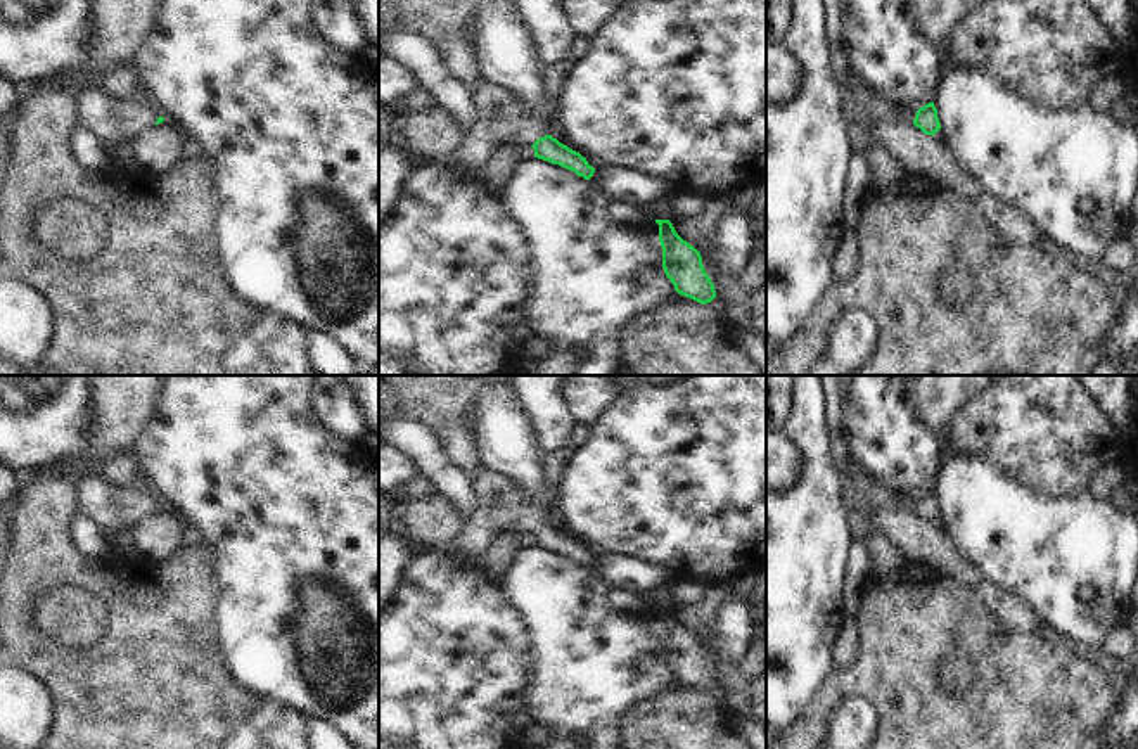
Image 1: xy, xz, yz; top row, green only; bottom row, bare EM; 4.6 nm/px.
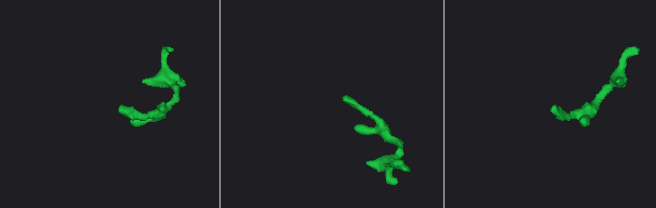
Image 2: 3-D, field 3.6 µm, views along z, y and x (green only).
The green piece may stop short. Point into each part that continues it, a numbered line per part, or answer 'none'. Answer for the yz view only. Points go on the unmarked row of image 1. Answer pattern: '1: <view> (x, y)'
1: yz (851, 473)

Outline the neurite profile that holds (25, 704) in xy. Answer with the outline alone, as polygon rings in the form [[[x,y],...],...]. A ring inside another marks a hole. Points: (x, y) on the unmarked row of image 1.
[[[0,657],[0,742],[38,749],[52,723],[52,699],[29,671]]]

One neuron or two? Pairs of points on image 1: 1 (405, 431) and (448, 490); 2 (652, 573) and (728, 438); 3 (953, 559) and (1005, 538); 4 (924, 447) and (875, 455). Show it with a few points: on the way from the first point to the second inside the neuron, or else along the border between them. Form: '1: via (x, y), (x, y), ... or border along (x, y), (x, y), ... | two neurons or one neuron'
1: via (419, 445), (445, 476) | one neuron
2: border along (620, 552), (664, 566), (675, 578) | two neurons
3: border along (943, 530), (953, 545), (993, 583) | two neurons
4: via (912, 450), (888, 450) | one neuron

